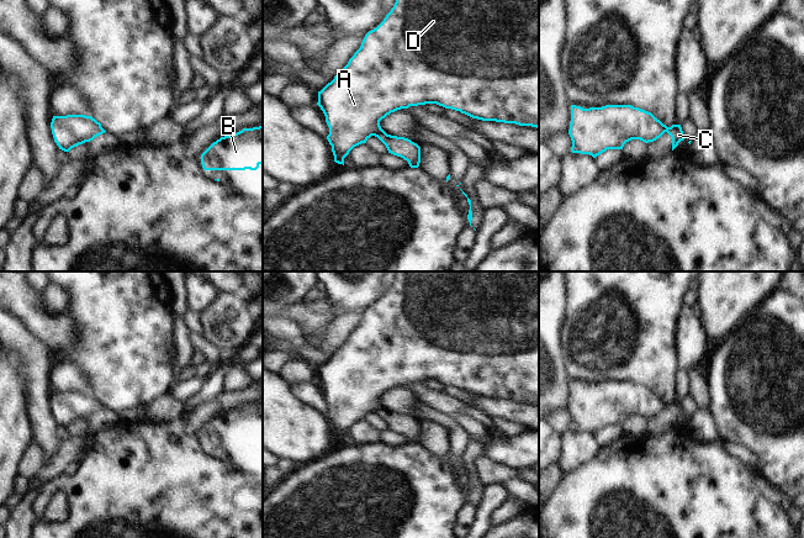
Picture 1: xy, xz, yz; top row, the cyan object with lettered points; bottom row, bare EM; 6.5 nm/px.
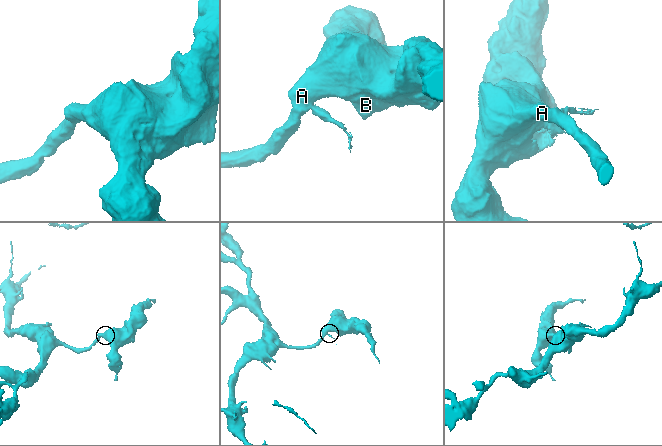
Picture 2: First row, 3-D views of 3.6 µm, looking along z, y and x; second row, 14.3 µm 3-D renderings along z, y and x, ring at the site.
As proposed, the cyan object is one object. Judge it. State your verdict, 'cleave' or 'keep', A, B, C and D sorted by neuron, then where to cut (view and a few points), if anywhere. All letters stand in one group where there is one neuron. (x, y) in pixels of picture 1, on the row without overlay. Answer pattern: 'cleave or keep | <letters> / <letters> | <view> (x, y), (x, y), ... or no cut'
keep | A B C D | no cut

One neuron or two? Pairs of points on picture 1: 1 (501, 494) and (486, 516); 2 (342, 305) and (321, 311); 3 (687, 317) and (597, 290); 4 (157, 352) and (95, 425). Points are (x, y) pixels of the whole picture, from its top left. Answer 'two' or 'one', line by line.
1: one
2: two
3: two
4: two

